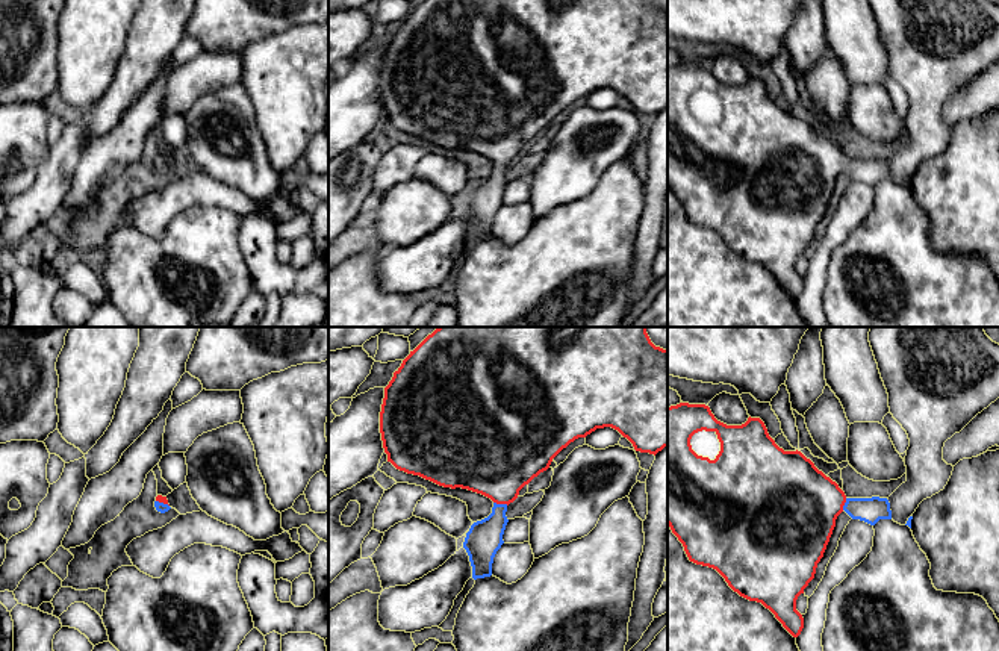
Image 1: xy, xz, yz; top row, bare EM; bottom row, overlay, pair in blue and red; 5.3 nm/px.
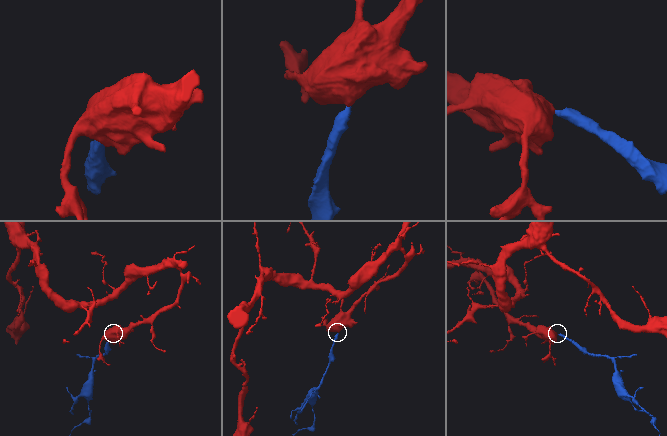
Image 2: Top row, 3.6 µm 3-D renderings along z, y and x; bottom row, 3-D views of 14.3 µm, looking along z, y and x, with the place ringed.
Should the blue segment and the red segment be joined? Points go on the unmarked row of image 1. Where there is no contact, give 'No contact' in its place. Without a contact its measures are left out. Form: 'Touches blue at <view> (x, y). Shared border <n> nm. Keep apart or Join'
Touches blue at xz (501, 165). Shared border 80 nm. Join

